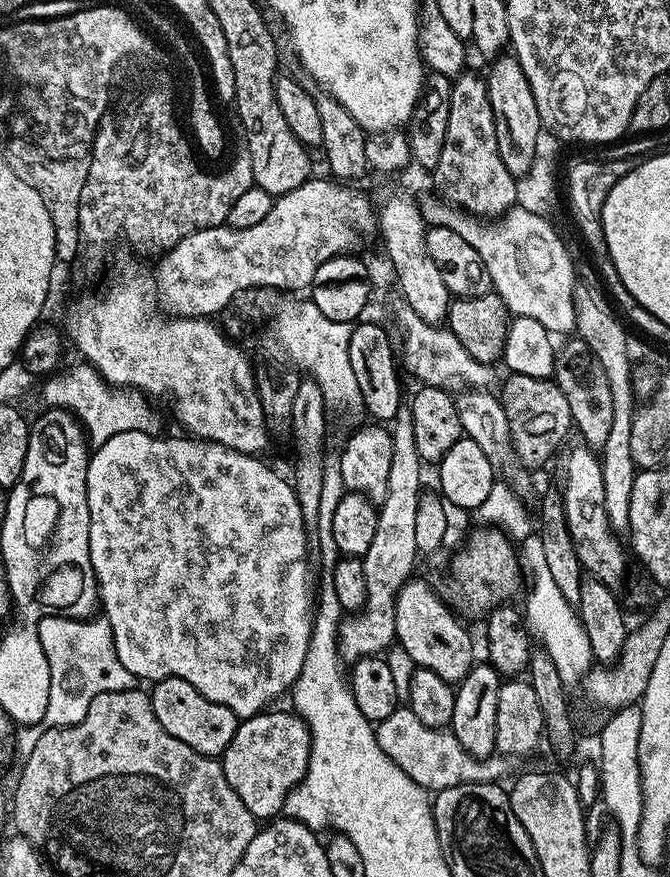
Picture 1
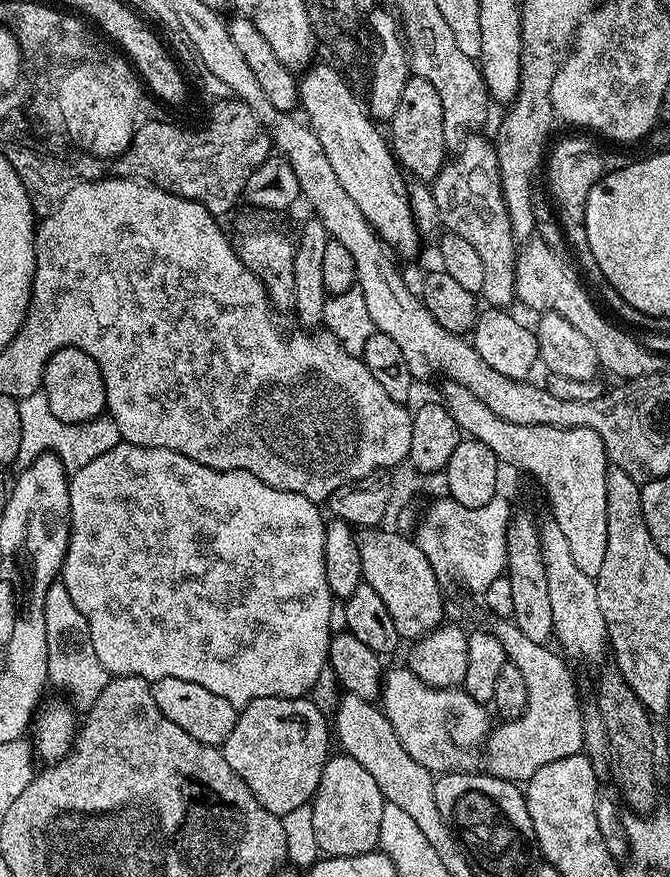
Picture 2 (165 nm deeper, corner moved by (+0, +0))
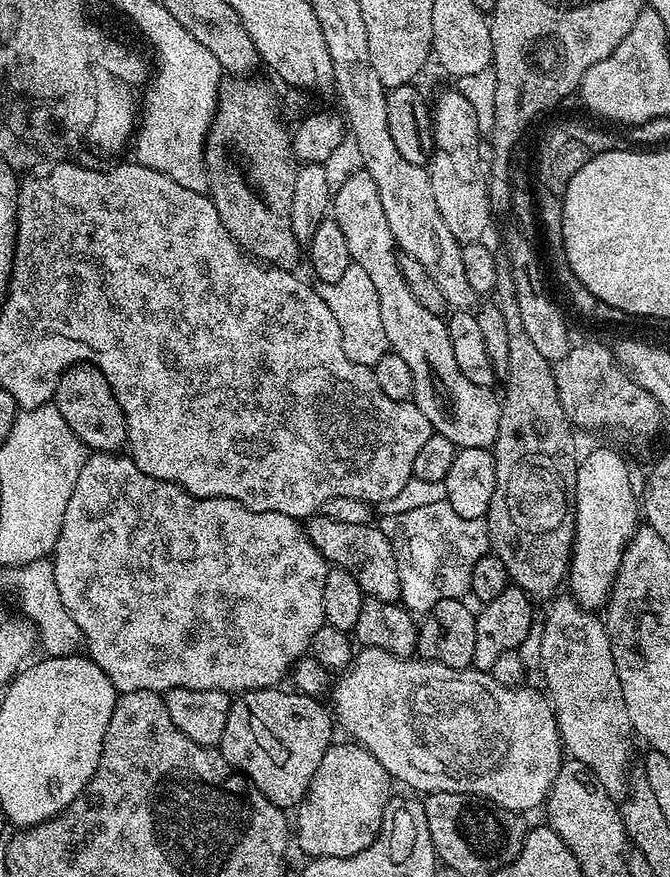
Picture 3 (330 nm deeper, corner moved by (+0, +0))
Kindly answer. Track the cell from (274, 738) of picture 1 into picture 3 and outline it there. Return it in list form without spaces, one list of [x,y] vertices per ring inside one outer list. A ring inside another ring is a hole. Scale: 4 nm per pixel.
[[[277,686],[239,693],[230,706],[230,718],[226,718],[226,731],[218,747],[228,765],[247,776],[275,808],[292,810],[306,794],[322,754],[334,743],[334,720],[317,697],[282,689]]]

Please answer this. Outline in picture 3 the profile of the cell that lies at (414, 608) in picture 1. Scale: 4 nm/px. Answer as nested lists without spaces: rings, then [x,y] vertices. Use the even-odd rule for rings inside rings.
[[[317,514],[307,517],[304,533],[308,535],[313,546],[323,554],[329,565],[354,574],[365,597],[372,597],[386,603],[401,599],[394,551],[379,526],[373,526],[371,523],[354,526],[351,522],[334,522]]]

